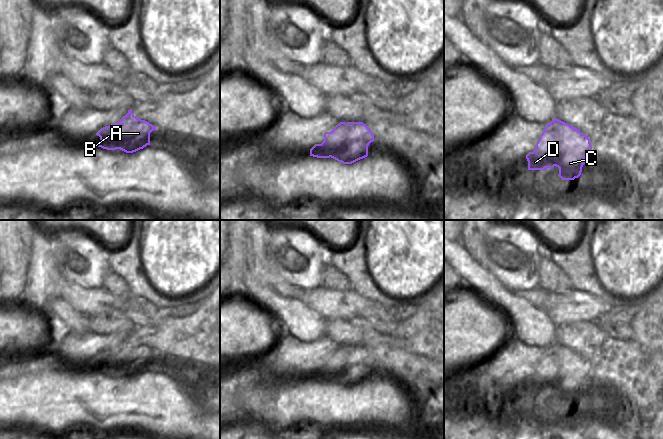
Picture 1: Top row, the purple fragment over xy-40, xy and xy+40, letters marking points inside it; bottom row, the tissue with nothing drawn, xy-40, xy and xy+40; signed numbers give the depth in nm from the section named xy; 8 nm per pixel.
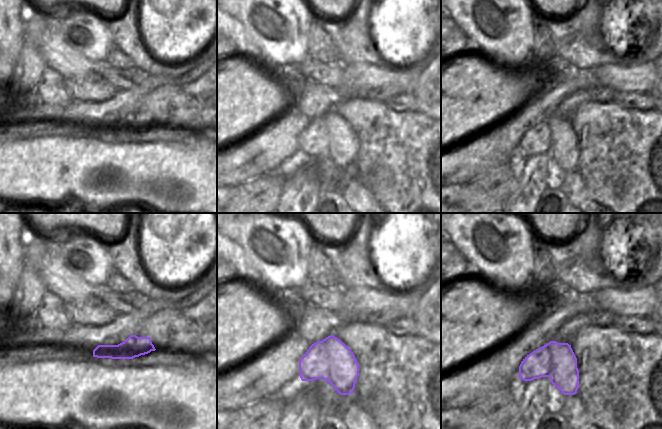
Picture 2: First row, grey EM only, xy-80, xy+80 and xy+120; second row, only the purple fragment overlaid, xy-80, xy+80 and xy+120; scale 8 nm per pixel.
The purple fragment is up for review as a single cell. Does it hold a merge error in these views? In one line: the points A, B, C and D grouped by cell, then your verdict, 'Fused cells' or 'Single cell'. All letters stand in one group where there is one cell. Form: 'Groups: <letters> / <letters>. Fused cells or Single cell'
Groups: A C / B D. Fused cells

